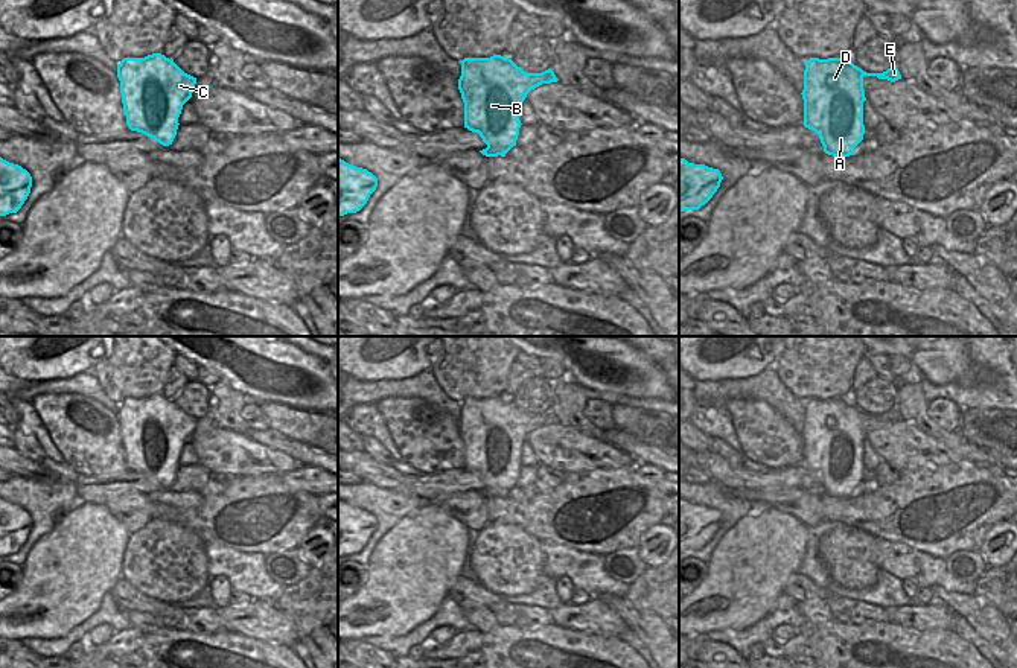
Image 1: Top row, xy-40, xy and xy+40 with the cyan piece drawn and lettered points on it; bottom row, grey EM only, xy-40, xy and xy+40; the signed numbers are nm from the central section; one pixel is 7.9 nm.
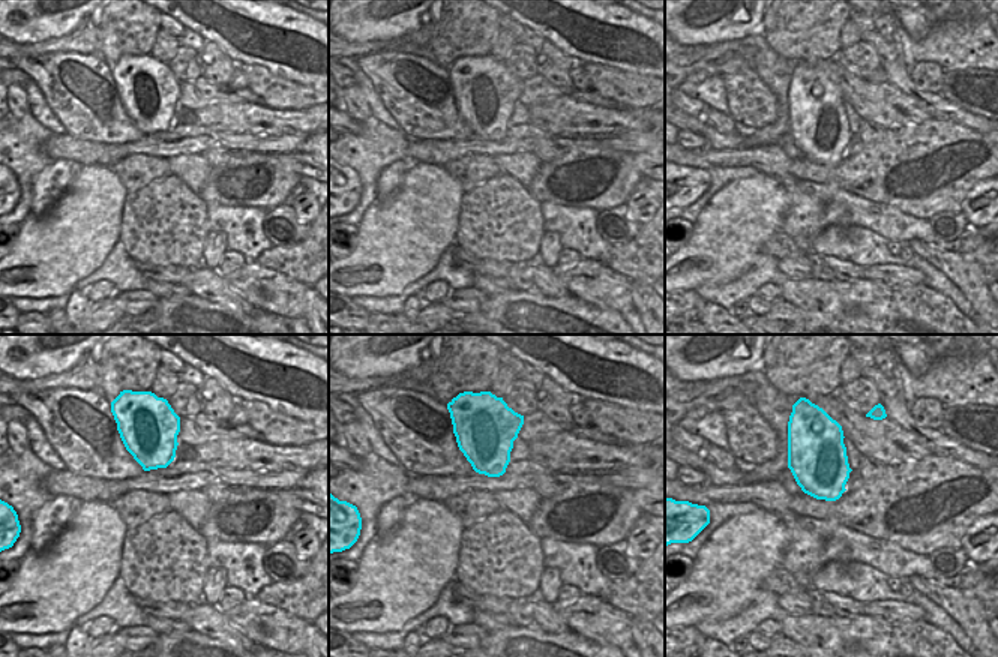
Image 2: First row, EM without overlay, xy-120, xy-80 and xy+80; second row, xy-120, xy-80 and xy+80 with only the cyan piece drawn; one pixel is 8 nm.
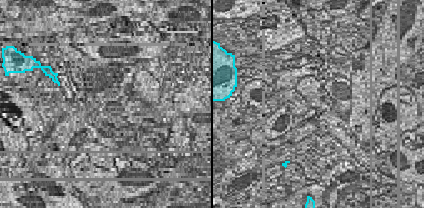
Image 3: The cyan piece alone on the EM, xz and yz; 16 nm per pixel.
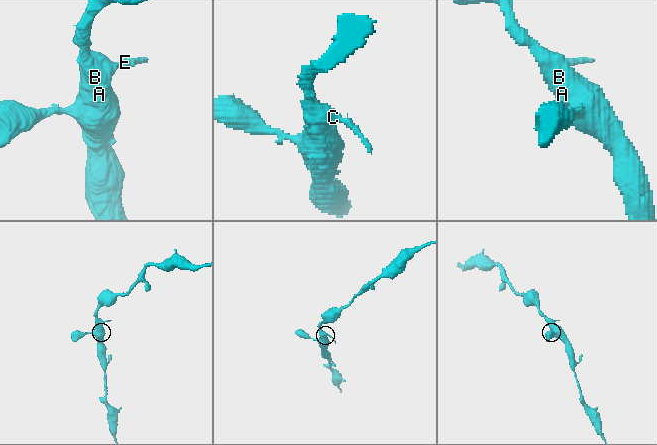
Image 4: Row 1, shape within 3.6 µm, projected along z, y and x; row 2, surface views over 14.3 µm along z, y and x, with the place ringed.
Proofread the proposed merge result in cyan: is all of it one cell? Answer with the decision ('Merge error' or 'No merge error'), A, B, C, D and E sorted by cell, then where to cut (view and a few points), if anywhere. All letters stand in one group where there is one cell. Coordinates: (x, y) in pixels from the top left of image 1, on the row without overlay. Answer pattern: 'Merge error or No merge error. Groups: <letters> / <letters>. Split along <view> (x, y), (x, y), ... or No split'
No merge error. Groups: A B C D E. No split

